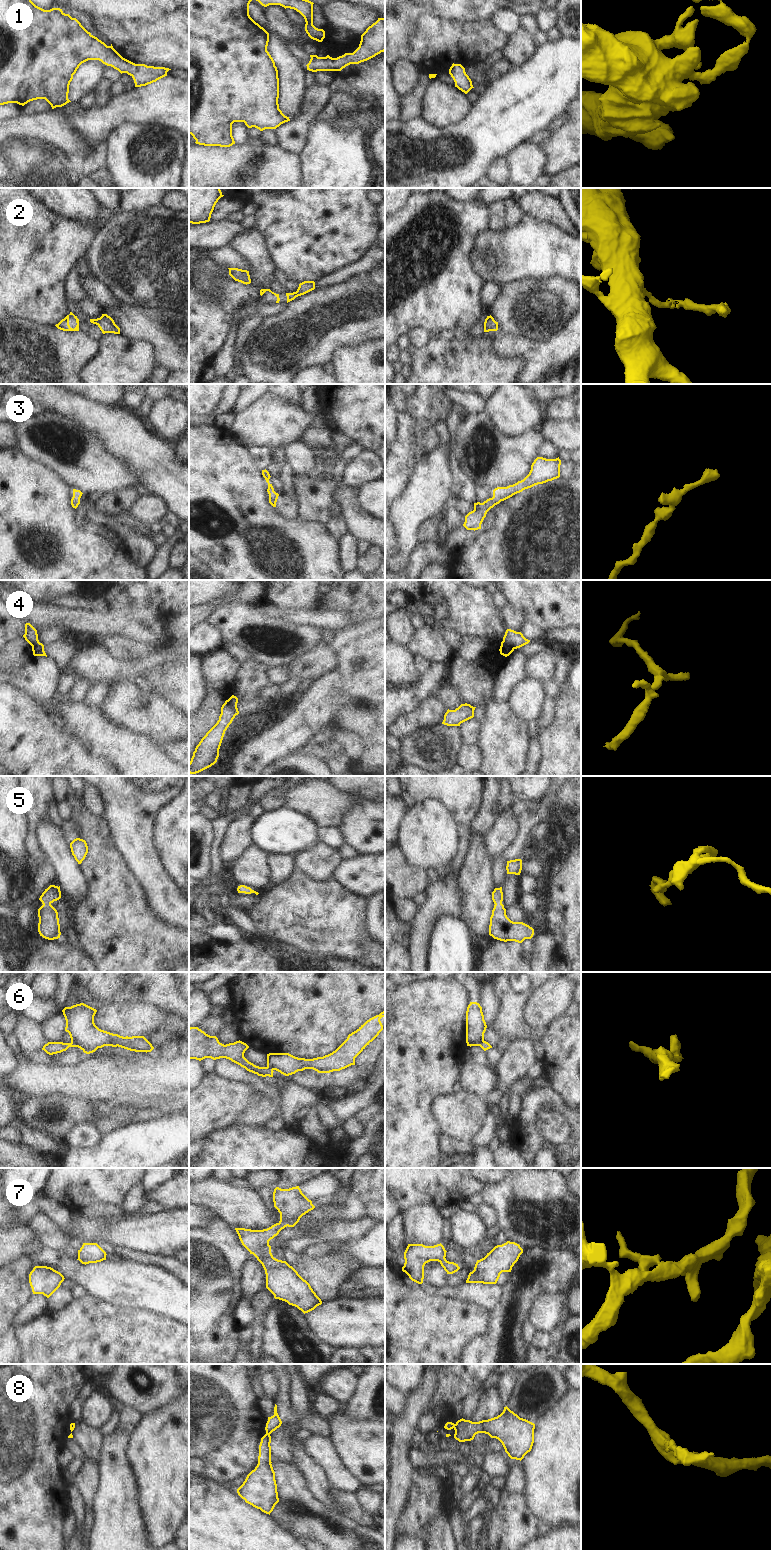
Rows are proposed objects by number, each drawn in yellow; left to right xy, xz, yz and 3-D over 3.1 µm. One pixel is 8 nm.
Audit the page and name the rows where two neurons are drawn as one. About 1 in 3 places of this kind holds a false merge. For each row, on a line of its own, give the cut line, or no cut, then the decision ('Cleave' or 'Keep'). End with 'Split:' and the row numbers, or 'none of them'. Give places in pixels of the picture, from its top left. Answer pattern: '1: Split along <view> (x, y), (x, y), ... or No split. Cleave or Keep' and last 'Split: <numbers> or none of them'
1: No split. Keep
2: No split. Keep
3: No split. Keep
4: Split along yz (503, 640), (513, 649). Cleave
5: No split. Keep
6: Split along xy (71, 1042), (76, 1046). Cleave
7: No split. Keep
8: Split along xz (266, 1432), (269, 1434). Cleave
Split: 4, 6, 8.

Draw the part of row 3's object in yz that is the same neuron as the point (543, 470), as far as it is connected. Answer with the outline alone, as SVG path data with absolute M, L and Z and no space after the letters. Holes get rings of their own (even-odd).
M537 457L531 465L529 474L521 481L507 487L497 487L493 490L493 497L483 503L474 503L474 510L465 516L463 526L467 530L481 529L481 524L487 512L513 495L538 484L543 484L560 477L561 460Z

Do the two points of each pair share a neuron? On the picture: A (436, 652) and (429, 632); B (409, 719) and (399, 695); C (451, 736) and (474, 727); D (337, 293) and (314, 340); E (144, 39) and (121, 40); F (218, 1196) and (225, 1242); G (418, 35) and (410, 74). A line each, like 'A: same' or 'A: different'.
A: same
B: different
C: different
D: same
E: same
F: different
G: different

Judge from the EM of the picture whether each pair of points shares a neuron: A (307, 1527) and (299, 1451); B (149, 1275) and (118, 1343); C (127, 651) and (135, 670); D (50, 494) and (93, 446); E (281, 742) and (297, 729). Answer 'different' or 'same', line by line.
A: different
B: different
C: different
D: different
E: same

